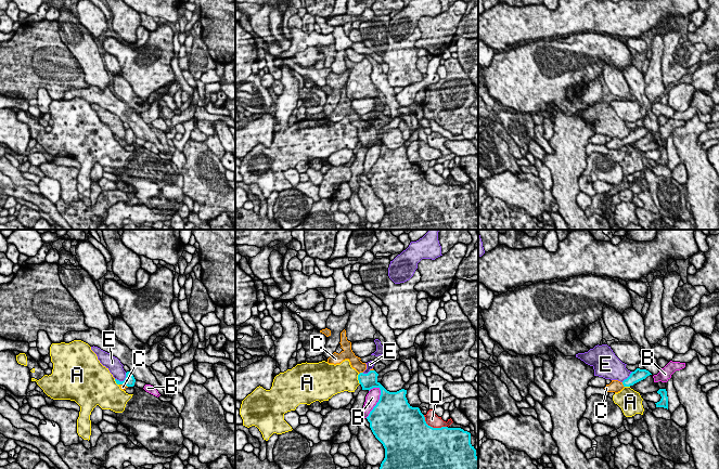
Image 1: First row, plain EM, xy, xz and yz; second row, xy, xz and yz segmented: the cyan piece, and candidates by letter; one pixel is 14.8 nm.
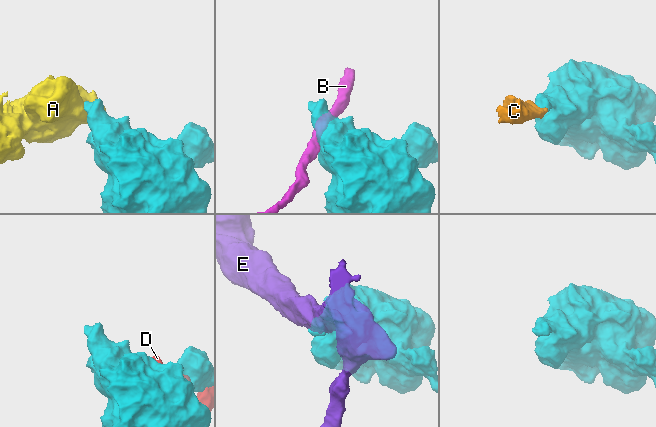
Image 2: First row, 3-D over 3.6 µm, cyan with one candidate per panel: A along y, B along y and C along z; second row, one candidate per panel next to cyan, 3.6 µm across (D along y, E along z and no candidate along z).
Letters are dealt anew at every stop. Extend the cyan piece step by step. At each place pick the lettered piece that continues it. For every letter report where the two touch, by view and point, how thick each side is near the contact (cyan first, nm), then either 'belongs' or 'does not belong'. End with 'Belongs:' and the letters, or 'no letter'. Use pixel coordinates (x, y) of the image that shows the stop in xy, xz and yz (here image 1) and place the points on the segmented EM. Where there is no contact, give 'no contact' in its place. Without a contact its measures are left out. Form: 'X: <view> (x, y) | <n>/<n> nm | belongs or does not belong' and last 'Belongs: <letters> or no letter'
A: xz (358, 379) | 240/420 nm | does not belong
B: xz (377, 402) | 500/200 nm | does not belong
C: yz (623, 383) | 170/180 nm | belongs
D: xz (432, 427) | 500/200 nm | does not belong
E: xy (124, 380) | 160/220 nm | does not belong
Belongs: C

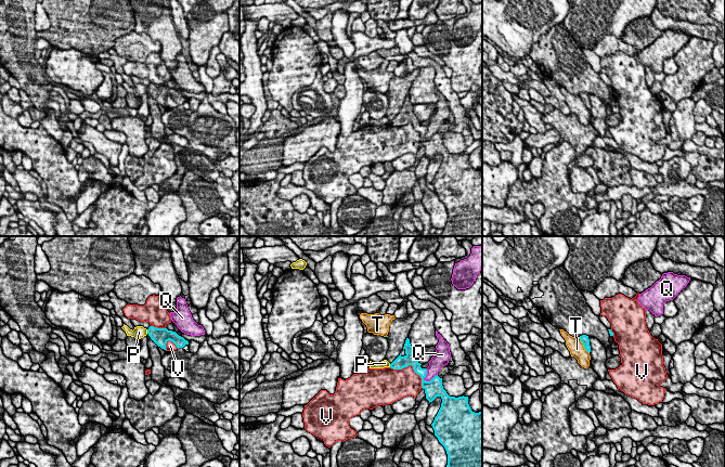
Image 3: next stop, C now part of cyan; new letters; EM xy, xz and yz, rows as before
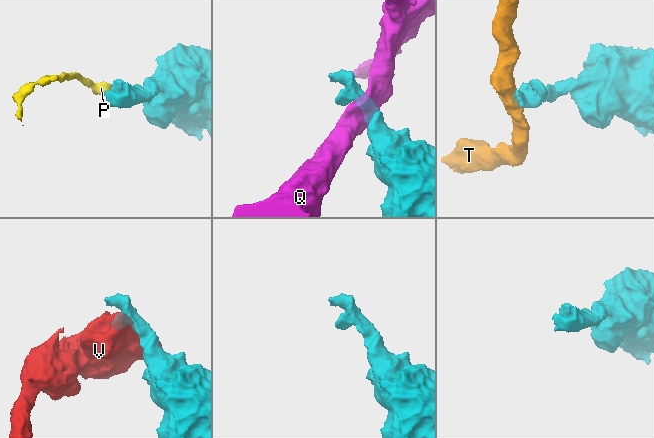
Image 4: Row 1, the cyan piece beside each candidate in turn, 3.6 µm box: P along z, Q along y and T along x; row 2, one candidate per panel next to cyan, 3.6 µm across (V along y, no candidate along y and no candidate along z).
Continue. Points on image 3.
P: xy (147, 332) | 240/190 nm | does not belong
Q: xz (430, 380) | 260/190 nm | does not belong
T: yz (583, 345) | 130/240 nm | does not belong
V: xz (412, 365) | 190/380 nm | does not belong
Belongs: no letter

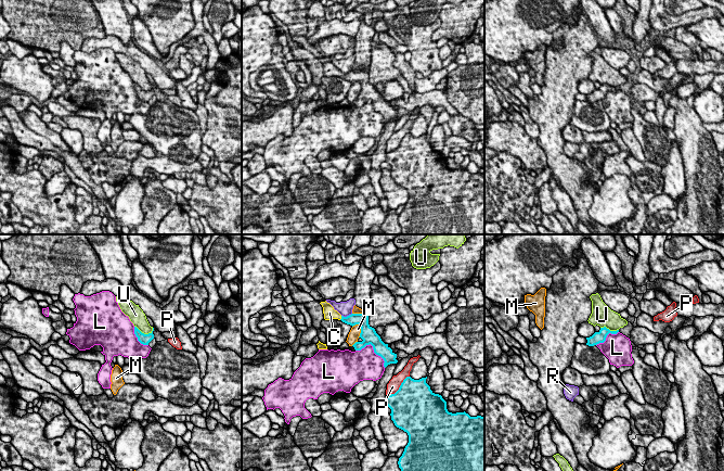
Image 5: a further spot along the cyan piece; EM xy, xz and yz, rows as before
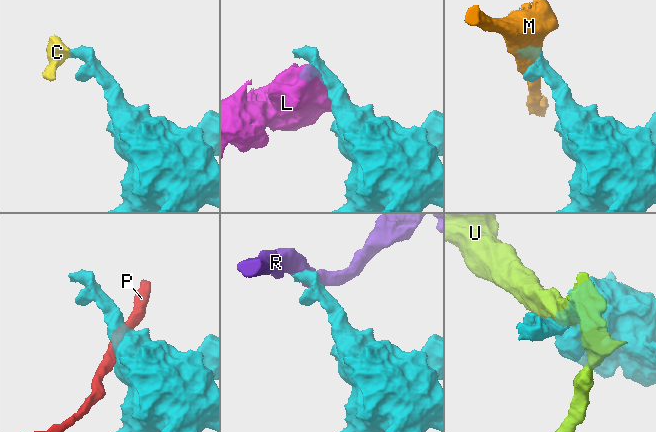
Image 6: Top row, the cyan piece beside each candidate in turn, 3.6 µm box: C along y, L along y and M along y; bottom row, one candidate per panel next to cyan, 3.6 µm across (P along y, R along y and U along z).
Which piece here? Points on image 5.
C: xz (341, 318) | 170/180 nm | belongs
L: xz (373, 348) | 240/400 nm | does not belong
M: xz (361, 330) | 240/160 nm | does not belong
P: xz (399, 387) | 500/180 nm | does not belong
R: xz (347, 316) | 190/220 nm | does not belong
U: xy (143, 333) | 160/220 nm | does not belong
Belongs: C

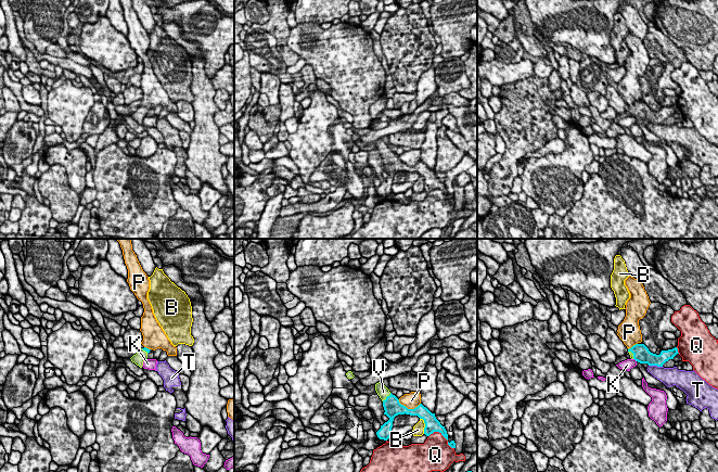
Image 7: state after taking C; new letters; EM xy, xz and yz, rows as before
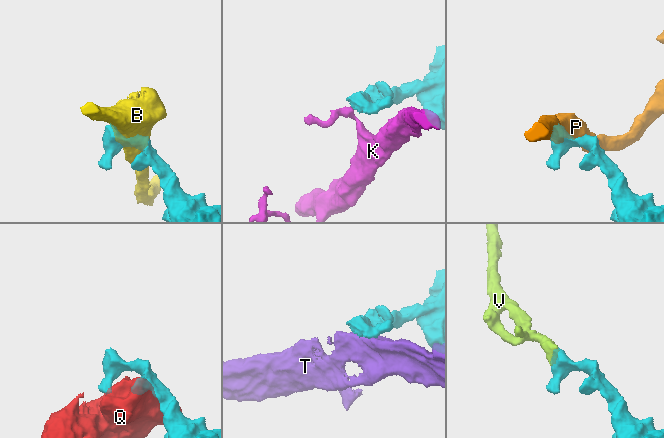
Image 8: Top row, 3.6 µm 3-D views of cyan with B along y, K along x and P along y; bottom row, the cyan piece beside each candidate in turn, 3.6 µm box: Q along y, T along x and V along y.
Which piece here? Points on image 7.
B: xz (425, 425) | 220/160 nm | does not belong
K: yz (635, 359) | 260/160 nm | does not belong
P: xz (409, 409) | 240/240 nm | does not belong
Q: xz (443, 435) | 220/400 nm | does not belong
T: yz (655, 365) | 240/260 nm | does not belong
V: xz (386, 397) | 260/180 nm | belongs
Belongs: V

